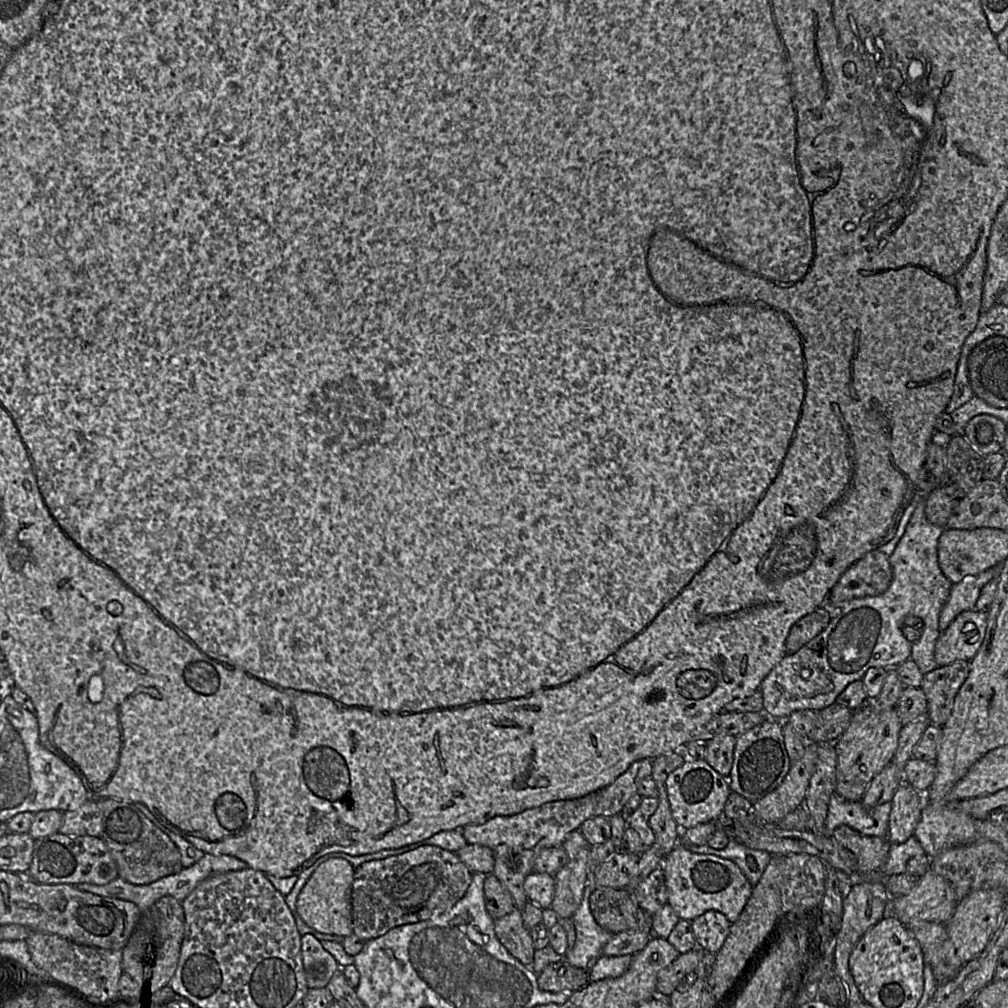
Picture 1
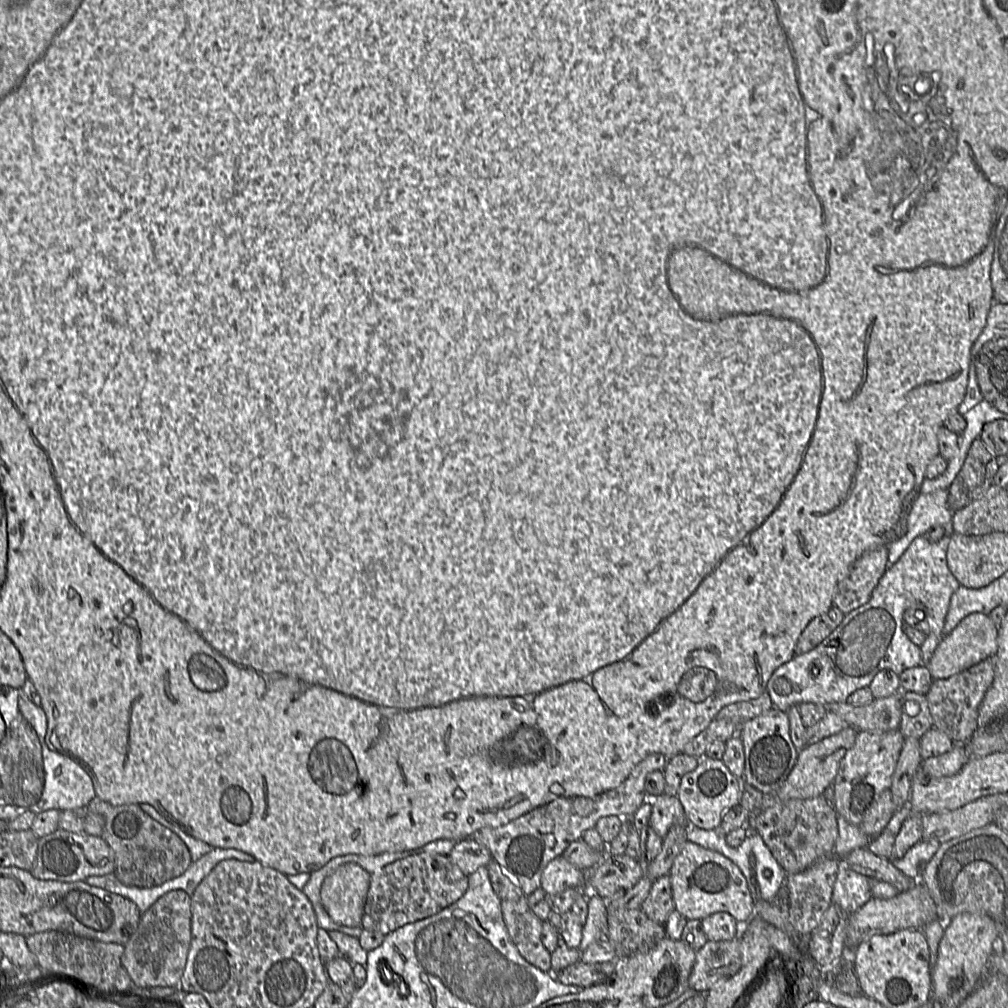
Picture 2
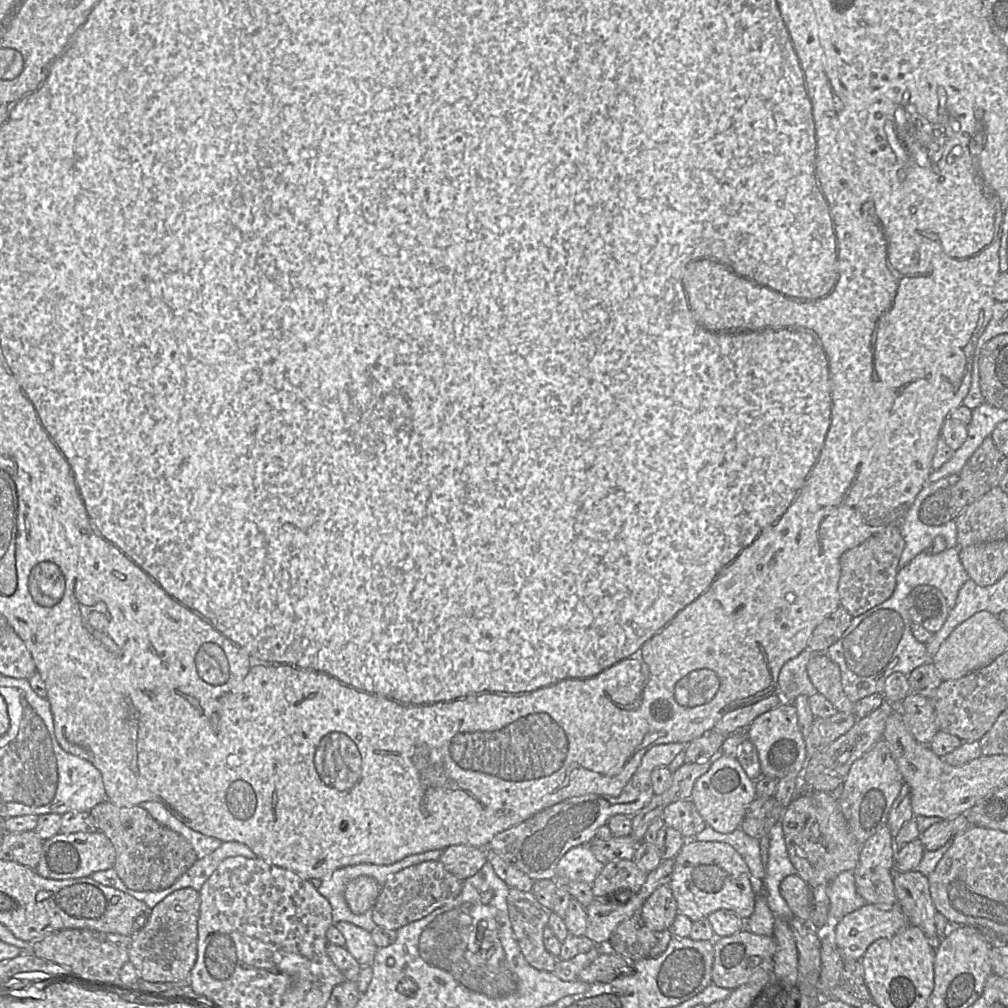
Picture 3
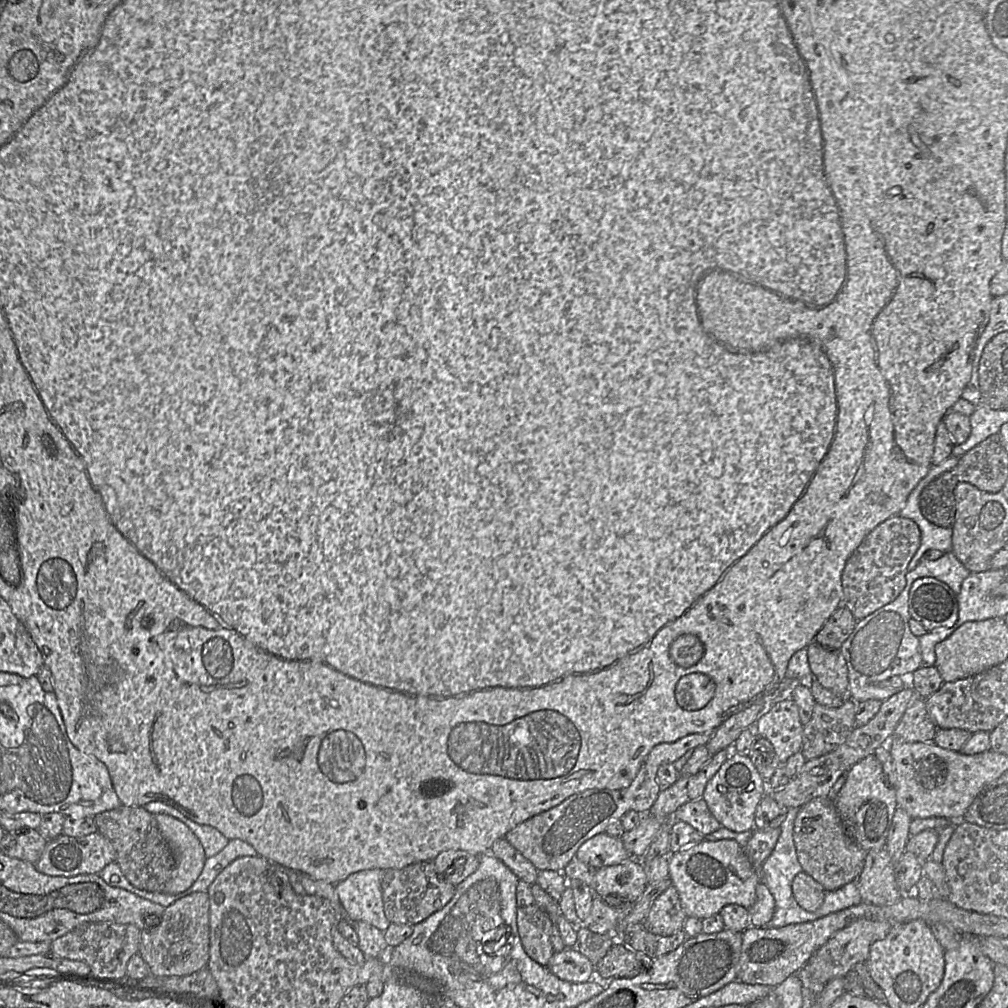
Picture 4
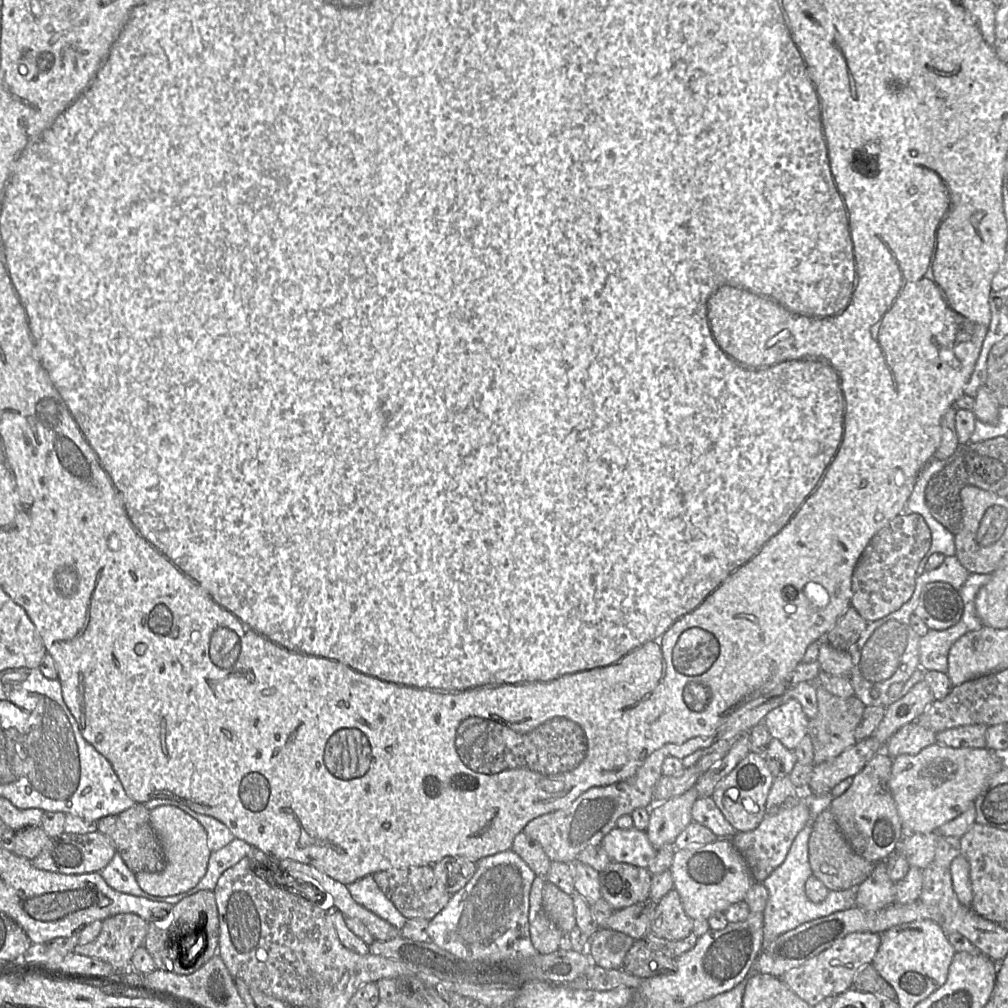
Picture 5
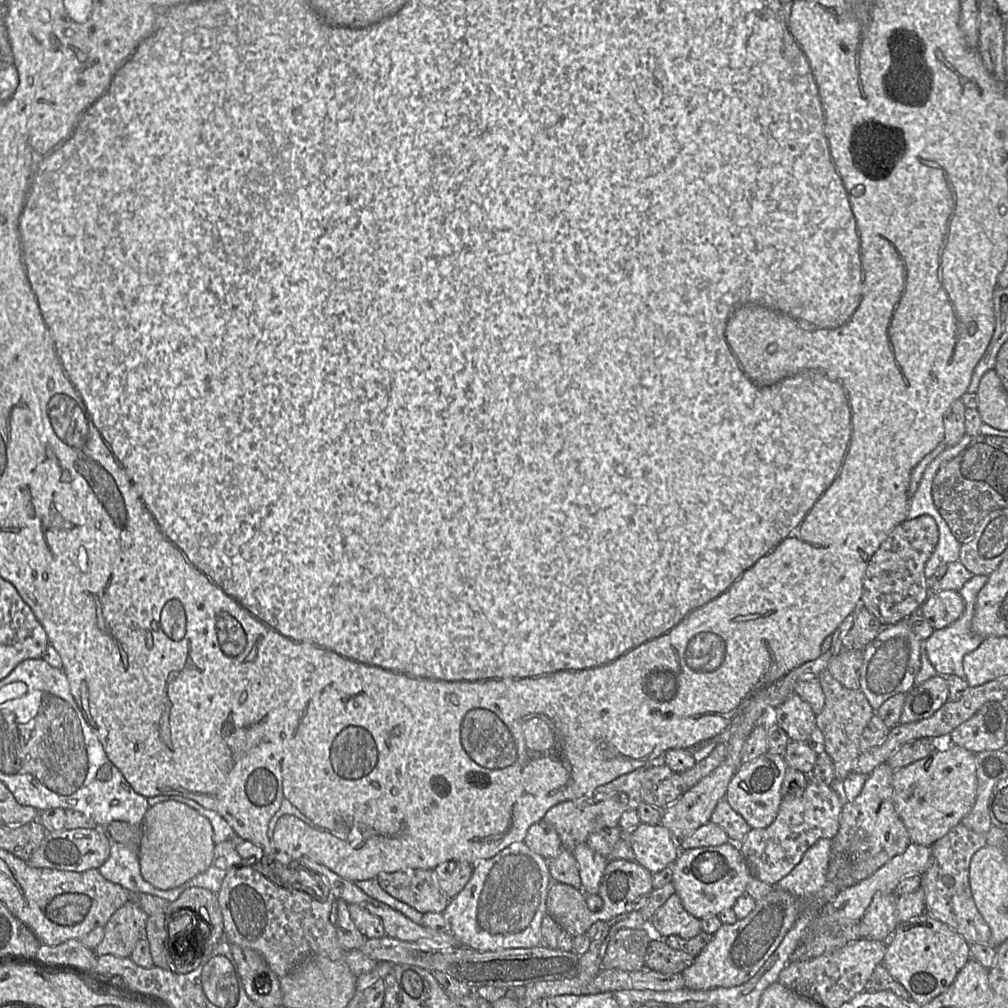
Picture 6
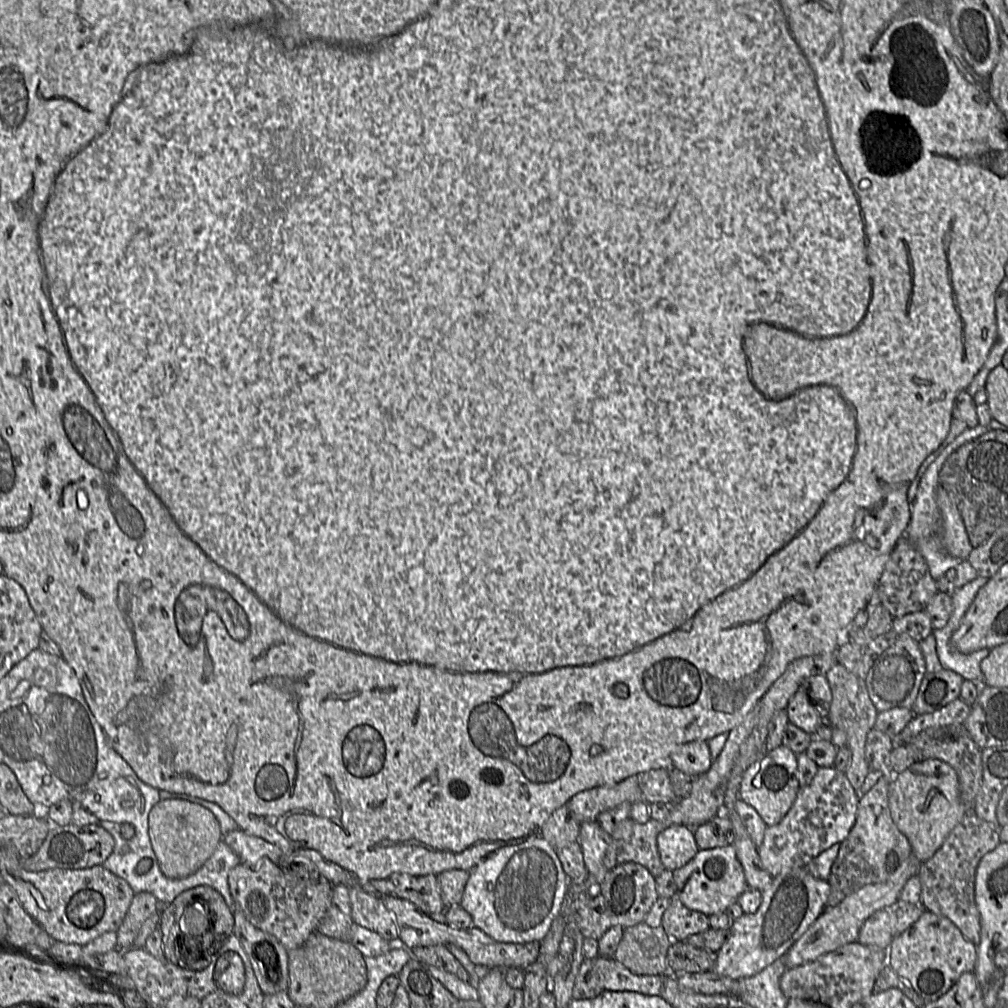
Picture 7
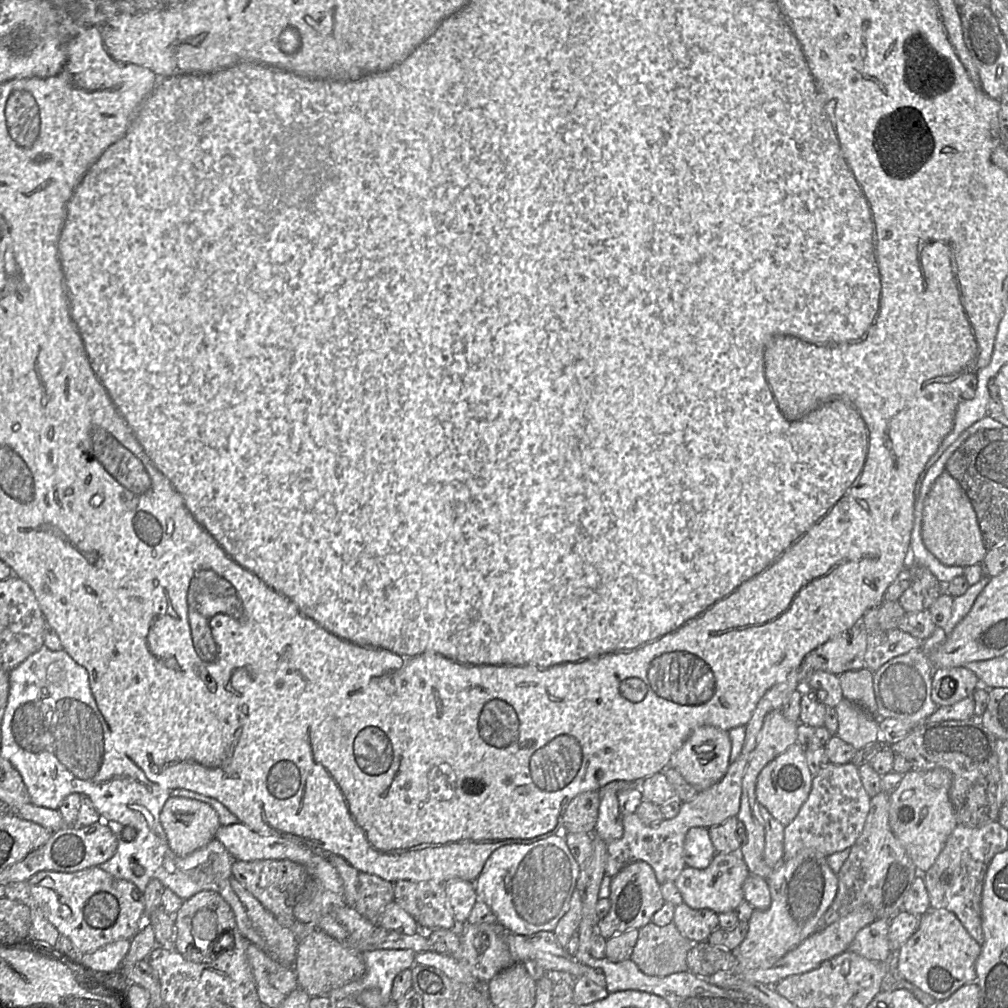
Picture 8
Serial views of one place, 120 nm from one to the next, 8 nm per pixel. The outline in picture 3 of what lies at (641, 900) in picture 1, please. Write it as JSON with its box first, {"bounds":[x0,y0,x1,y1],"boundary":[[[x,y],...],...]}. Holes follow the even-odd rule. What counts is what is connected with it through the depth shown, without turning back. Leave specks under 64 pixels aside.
{"bounds":[639,886,678,931],"boundary":[[[659,886],[644,902],[639,914],[653,931],[669,930],[678,914],[671,887]]]}

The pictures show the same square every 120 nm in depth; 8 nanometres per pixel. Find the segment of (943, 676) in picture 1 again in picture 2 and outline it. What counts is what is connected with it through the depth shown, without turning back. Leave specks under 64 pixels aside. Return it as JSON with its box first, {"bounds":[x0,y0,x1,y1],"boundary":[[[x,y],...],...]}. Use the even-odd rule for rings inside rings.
{"bounds":[926,655,995,744],"boundary":[[[995,655],[945,679],[934,679],[926,694],[933,727],[945,732],[955,744],[966,744],[978,729],[978,708],[995,674]]]}

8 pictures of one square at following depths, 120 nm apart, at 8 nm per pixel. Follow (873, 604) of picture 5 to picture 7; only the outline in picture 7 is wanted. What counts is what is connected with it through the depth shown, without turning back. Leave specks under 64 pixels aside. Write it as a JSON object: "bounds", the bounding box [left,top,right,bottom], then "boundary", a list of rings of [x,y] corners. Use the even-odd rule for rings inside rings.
{"bounds":[876,536,938,618],"boundary":[[[902,536],[897,541],[876,587],[881,605],[893,618],[914,612],[924,611],[929,601],[938,592],[936,581],[932,578],[927,562],[918,549]]]}

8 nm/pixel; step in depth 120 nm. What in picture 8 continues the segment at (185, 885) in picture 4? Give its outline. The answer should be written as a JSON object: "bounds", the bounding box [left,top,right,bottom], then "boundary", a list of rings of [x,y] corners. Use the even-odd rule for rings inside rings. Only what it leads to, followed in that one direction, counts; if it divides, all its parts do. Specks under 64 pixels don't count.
{"bounds":[160,796,220,857],"boundary":[[[170,796],[160,812],[160,822],[170,849],[180,857],[202,848],[215,838],[220,824],[217,812],[208,804],[196,799]]]}

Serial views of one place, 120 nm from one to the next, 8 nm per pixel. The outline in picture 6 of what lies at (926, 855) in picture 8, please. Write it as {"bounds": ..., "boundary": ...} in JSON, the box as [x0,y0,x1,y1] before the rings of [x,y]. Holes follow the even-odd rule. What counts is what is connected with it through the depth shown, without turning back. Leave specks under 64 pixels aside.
{"bounds":[893,744,978,846],"boundary":[[[956,744],[894,771],[893,802],[912,842],[932,846],[971,811],[978,788],[977,754]]]}

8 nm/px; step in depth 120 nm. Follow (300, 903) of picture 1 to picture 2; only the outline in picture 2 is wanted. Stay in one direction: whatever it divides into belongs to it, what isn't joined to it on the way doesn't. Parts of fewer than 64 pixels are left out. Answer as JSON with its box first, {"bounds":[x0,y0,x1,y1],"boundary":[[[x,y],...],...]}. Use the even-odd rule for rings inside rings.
{"bounds":[320,863,370,927],"boundary":[[[345,863],[327,876],[320,889],[325,911],[337,924],[360,927],[370,874],[357,863]]]}

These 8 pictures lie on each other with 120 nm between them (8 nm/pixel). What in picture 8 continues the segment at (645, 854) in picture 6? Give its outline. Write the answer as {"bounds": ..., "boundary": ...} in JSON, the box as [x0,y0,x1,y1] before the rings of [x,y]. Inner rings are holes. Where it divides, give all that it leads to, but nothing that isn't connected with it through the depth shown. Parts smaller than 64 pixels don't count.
{"bounds":[684,828,716,869],"boundary":[[[691,828],[684,841],[684,860],[686,866],[705,869],[716,854],[707,828]]]}

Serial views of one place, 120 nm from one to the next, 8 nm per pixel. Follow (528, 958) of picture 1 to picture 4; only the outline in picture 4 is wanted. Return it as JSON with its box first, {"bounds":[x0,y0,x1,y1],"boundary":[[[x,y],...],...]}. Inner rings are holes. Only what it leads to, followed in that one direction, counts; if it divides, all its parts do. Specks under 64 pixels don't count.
{"bounds":[516,881,555,966],"boundary":[[[519,881],[516,888],[517,927],[527,955],[542,966],[547,966],[555,953],[550,936],[555,922],[536,903],[531,885]]]}

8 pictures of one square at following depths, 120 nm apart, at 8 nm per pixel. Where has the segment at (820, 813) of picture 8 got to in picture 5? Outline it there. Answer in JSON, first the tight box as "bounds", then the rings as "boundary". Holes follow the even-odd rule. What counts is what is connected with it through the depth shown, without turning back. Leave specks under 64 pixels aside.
{"bounds":[732,802,810,882],"boundary":[[[800,802],[778,814],[766,815],[756,829],[739,832],[732,838],[732,843],[743,857],[753,881],[764,882],[784,862],[794,839],[810,820],[807,802]]]}

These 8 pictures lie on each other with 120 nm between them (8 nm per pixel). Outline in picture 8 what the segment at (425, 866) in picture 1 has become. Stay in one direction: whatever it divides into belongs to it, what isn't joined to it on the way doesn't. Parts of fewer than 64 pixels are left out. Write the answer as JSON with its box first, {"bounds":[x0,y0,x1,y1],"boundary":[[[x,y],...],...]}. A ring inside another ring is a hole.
{"bounds":[394,881,455,931],"boundary":[[[397,881],[394,902],[416,920],[422,931],[450,930],[455,925],[453,908],[442,883]]]}

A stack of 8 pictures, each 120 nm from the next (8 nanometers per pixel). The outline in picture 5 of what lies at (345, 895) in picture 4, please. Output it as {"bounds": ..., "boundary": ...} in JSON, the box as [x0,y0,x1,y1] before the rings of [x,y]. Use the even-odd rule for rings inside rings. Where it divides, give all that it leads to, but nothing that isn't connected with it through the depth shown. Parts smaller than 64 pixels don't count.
{"bounds":[346,875,407,930],"boundary":[[[367,875],[346,886],[355,902],[384,919],[398,930],[406,923],[407,918],[397,910],[395,905],[382,892],[373,875]]]}

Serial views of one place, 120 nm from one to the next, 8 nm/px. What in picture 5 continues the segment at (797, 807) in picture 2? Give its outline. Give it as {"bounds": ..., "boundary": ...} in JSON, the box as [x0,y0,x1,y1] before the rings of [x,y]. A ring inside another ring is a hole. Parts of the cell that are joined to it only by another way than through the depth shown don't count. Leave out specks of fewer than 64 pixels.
{"bounds":[808,809,874,891],"boundary":[[[830,809],[822,811],[812,820],[808,851],[813,875],[821,880],[830,891],[856,888],[874,868],[873,863],[858,855],[851,848]]]}

